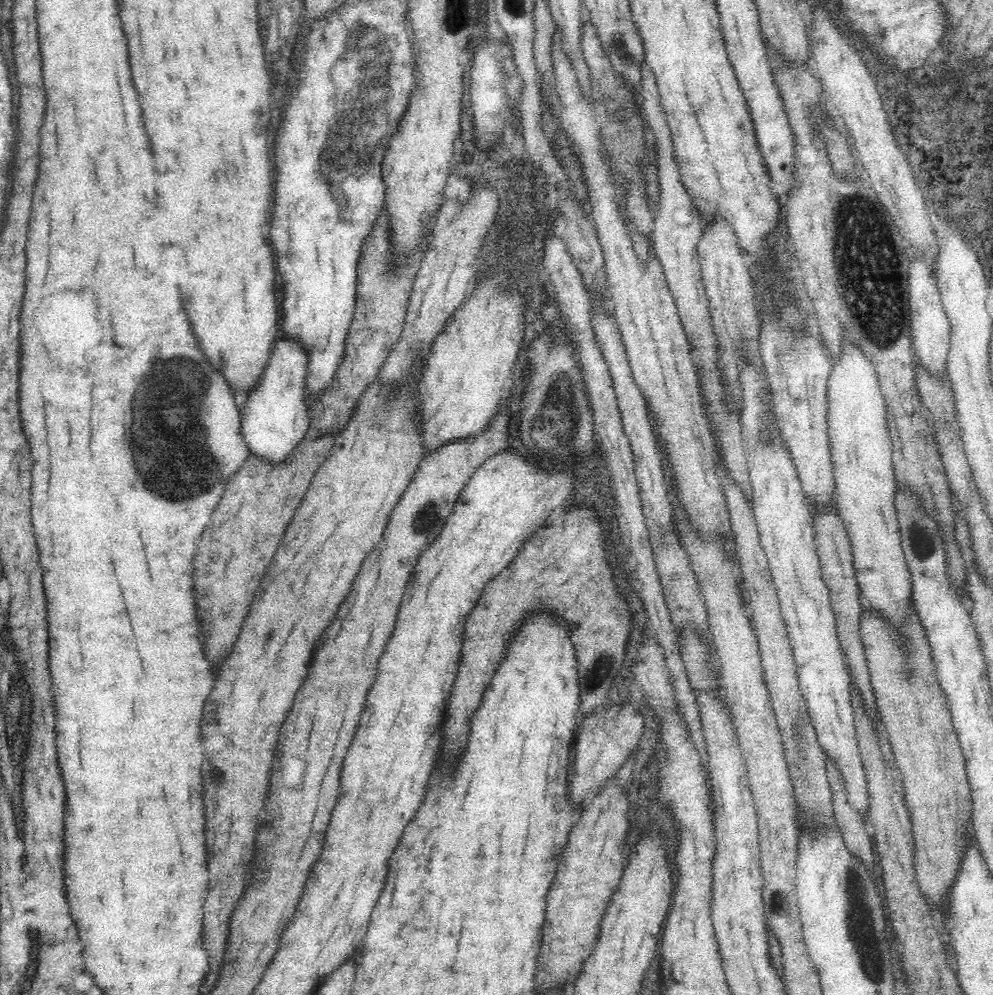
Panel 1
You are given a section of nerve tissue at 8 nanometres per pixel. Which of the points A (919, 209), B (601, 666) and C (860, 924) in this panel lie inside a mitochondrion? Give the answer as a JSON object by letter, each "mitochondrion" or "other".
{"A":"other","B":"mitochondrion","C":"mitochondrion"}

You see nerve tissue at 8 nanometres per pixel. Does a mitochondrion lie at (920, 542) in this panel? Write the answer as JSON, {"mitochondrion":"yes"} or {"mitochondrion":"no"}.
{"mitochondrion":"yes"}

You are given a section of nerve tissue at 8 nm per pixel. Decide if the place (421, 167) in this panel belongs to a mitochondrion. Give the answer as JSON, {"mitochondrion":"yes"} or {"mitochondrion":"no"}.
{"mitochondrion":"no"}

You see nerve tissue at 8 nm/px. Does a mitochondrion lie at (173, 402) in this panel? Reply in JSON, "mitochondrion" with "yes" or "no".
{"mitochondrion":"yes"}

